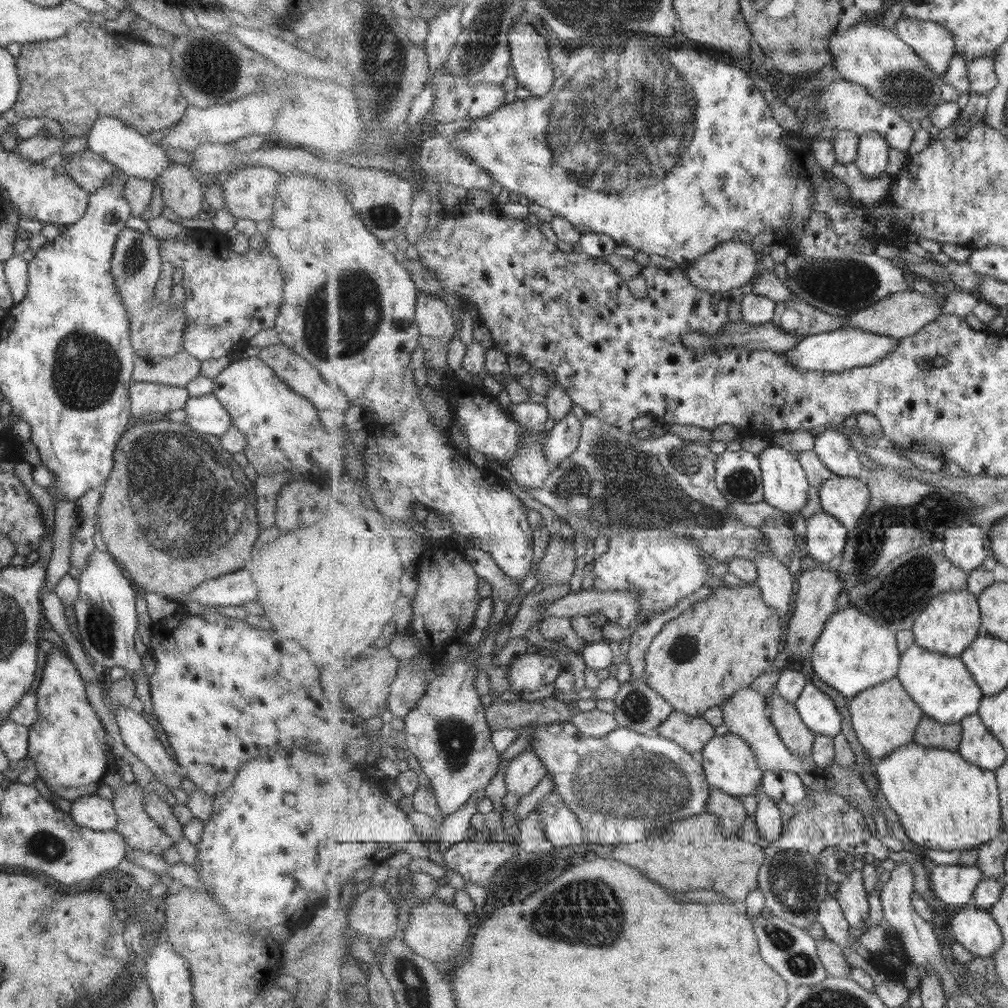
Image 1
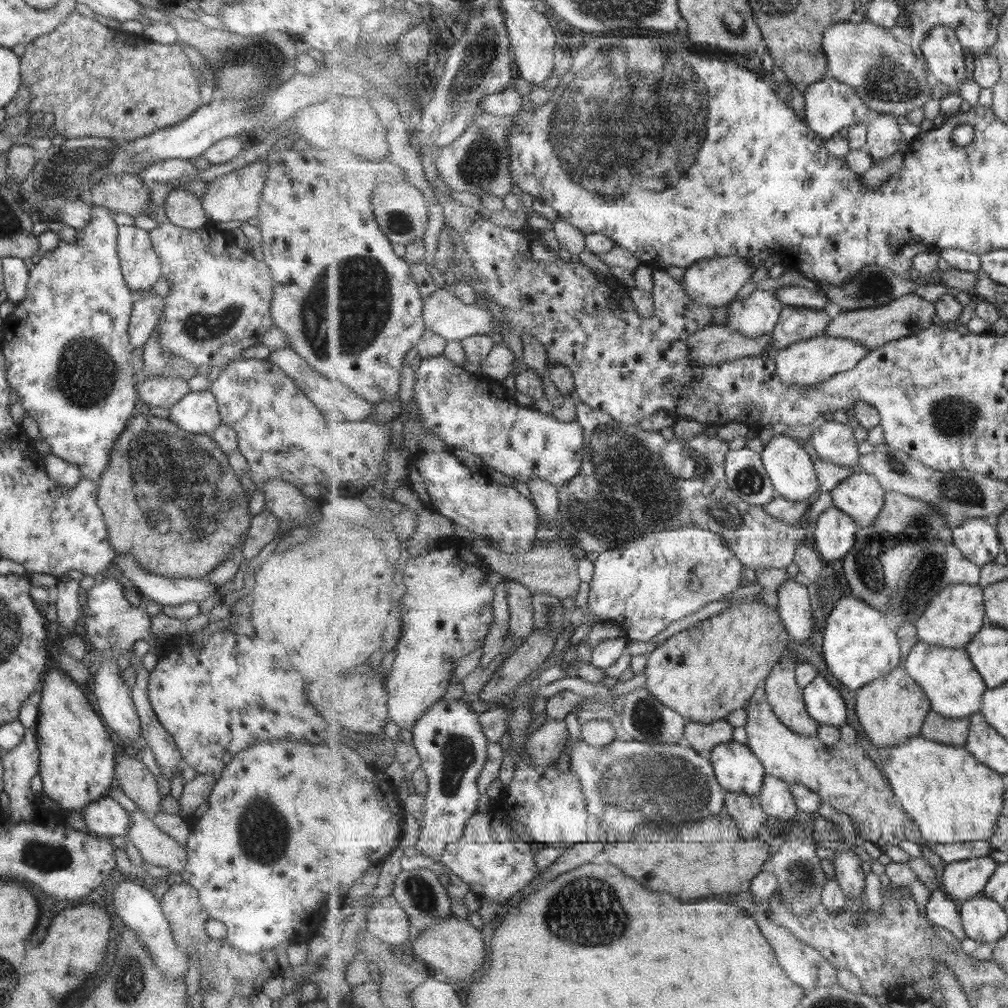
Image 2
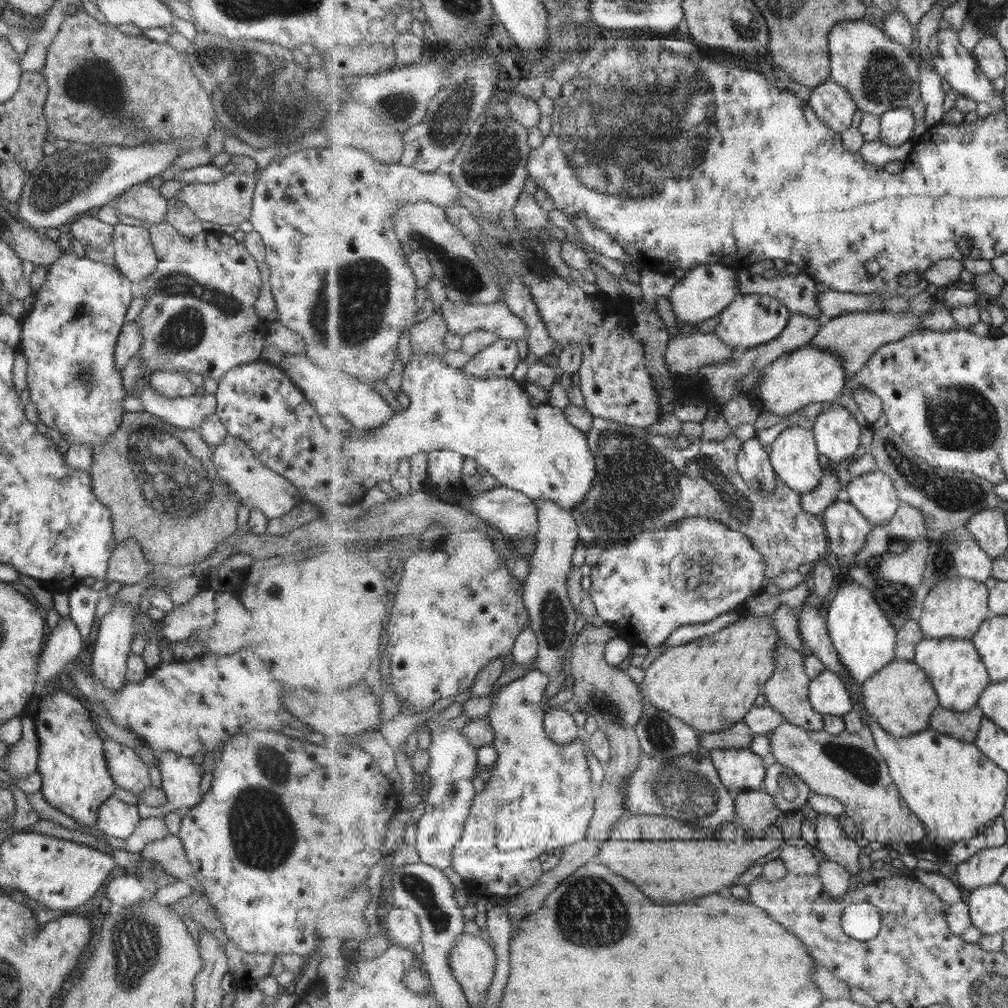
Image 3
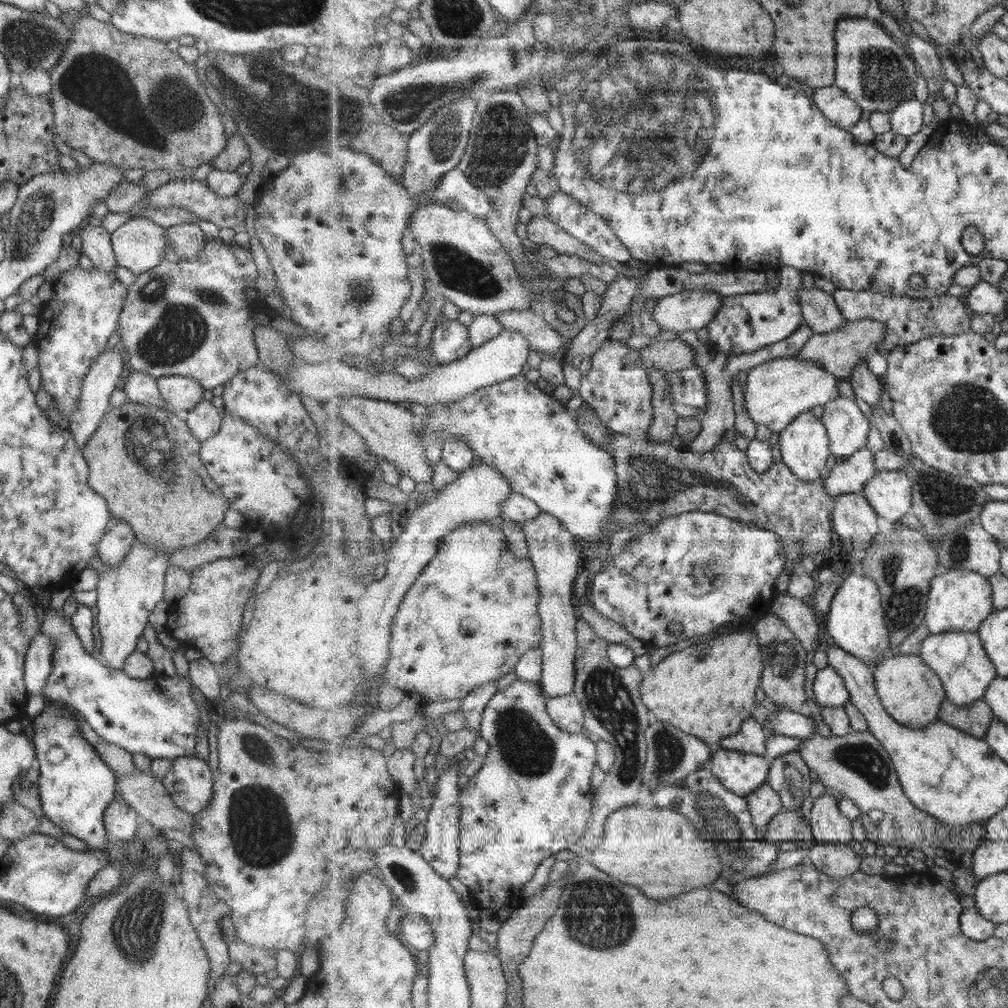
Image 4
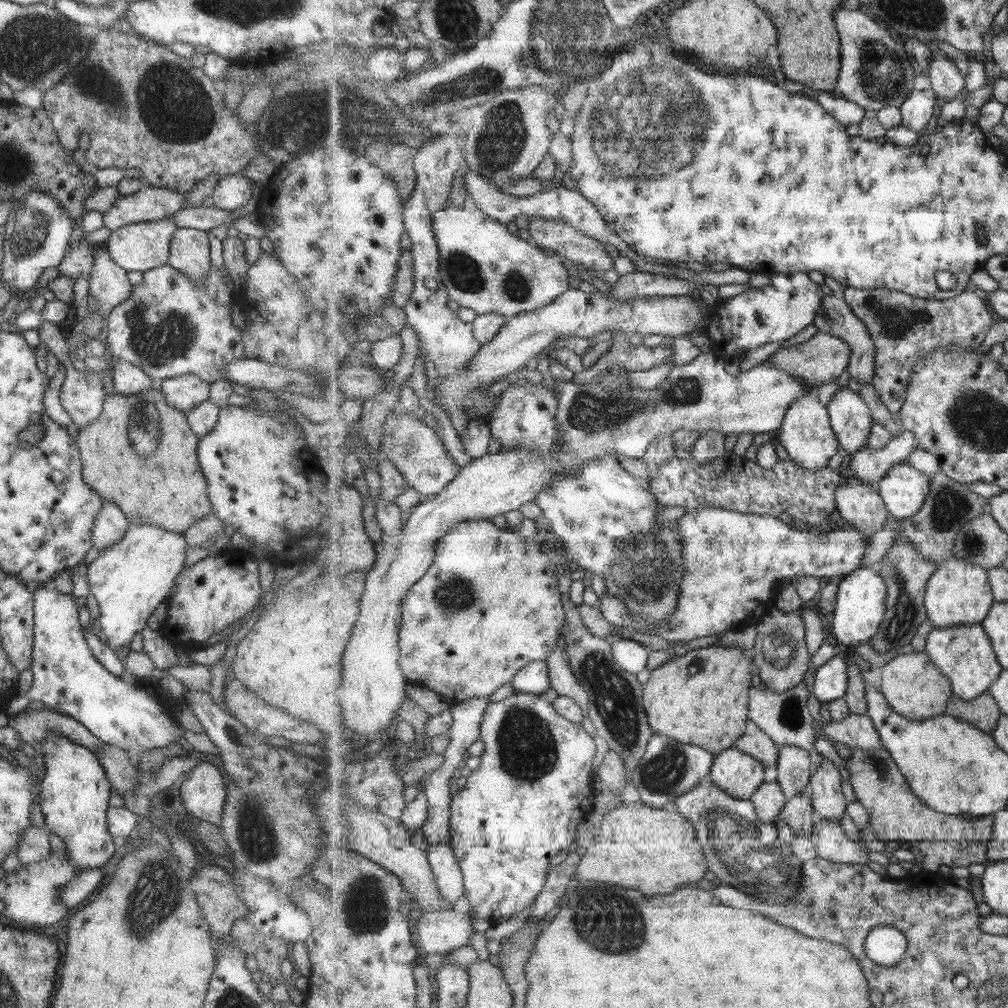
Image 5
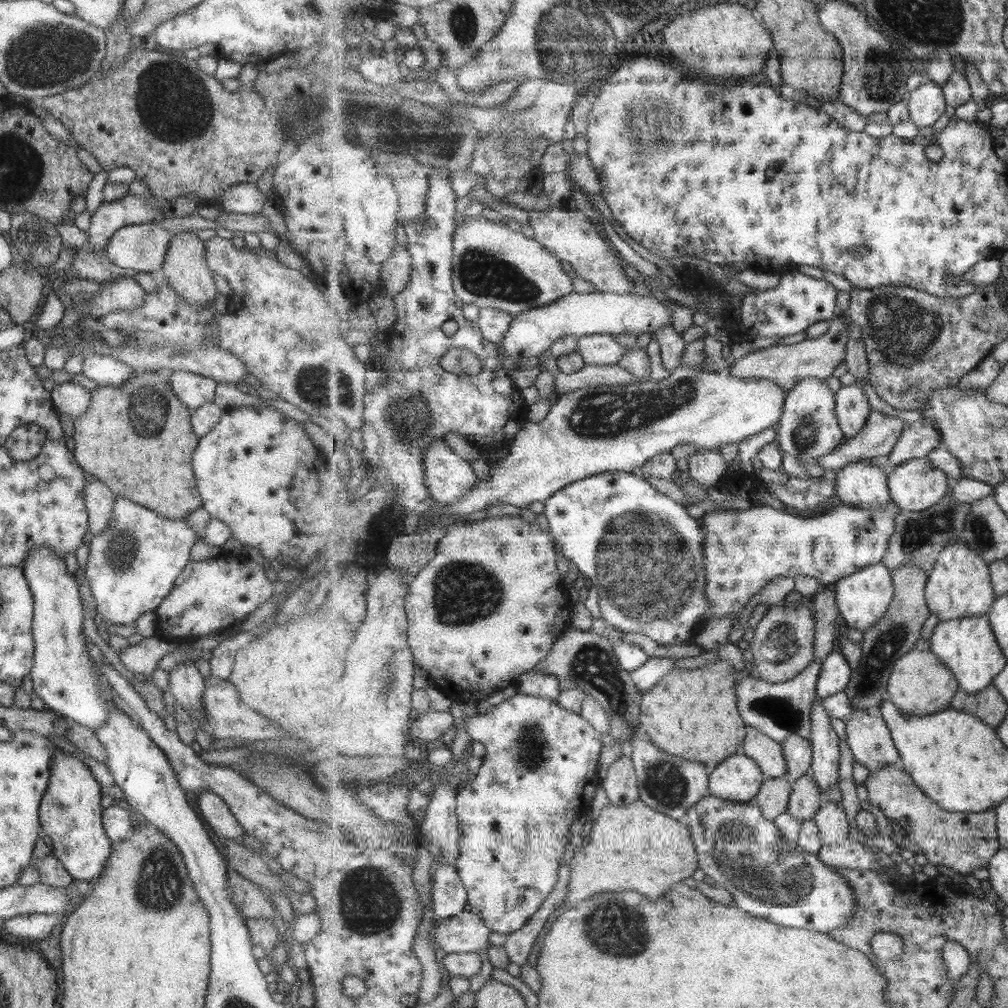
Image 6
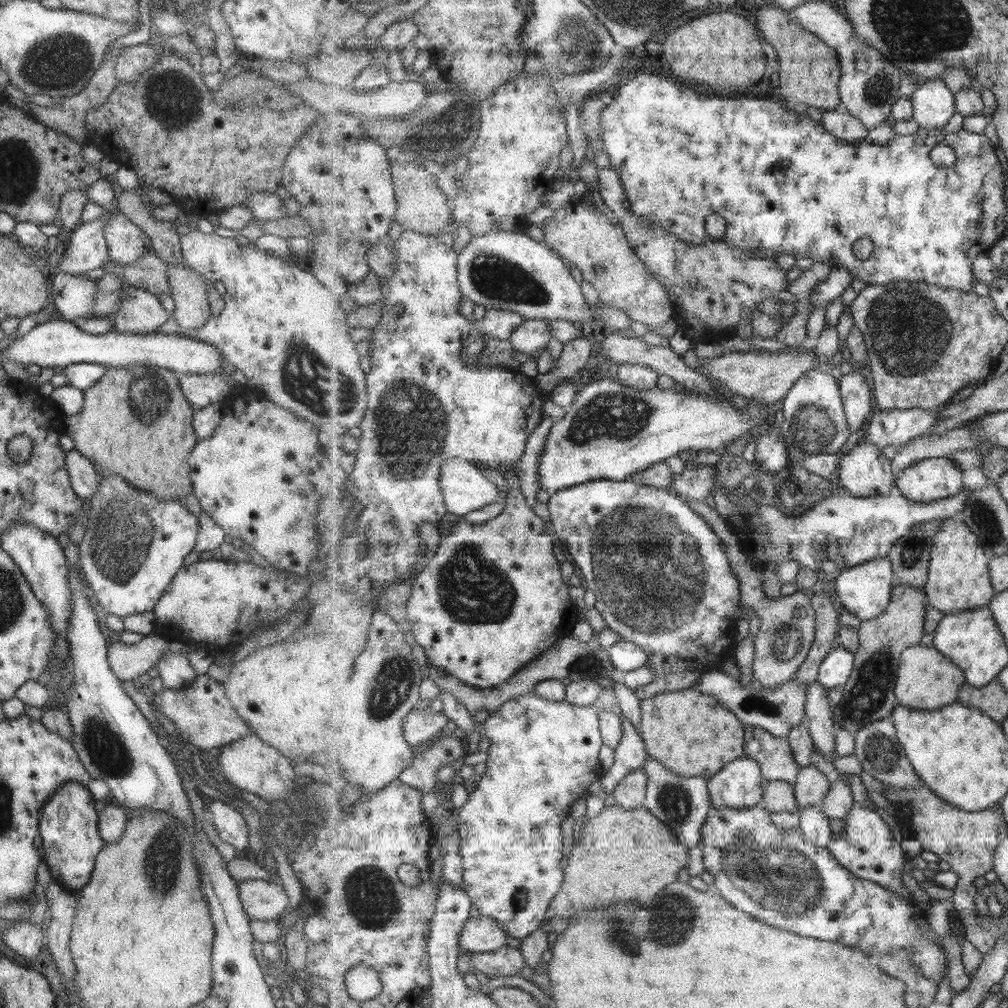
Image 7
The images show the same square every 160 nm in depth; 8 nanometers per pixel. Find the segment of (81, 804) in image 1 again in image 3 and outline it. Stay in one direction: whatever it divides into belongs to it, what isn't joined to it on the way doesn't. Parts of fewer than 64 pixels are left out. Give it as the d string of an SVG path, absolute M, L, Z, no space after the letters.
M111 796L98 806L94 826L107 837L124 840L135 830L139 819L136 805L125 804Z

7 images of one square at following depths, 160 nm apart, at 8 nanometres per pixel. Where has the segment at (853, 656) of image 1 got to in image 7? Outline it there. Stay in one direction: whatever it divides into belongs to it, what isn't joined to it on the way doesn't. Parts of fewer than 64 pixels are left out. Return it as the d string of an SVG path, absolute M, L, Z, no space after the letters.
M877 557L853 568L844 569L832 582L844 608L865 621L882 616L890 606L892 590L896 585L895 577L893 563L887 557Z

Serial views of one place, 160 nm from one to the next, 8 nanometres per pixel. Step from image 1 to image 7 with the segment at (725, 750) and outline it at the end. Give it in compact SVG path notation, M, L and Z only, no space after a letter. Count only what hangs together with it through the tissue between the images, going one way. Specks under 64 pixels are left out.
M751 757L729 762L710 781L713 806L746 809L762 804L765 778L762 766Z

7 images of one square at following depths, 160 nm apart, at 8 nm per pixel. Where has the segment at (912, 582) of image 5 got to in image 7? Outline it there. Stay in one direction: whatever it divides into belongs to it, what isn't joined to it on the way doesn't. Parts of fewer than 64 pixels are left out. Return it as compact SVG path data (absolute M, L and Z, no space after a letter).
M896 583L890 606L882 616L862 621L858 628L860 647L849 682L844 686L842 701L834 710L836 726L844 726L853 735L873 721L890 719L899 704L895 687L898 668L906 648L919 646L926 633L927 598L924 589Z

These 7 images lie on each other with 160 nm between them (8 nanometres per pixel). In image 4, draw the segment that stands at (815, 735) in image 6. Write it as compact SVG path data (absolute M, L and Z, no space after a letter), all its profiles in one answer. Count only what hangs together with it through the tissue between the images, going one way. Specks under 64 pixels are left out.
M831 794L816 798L810 810L810 825L814 834L814 842L825 844L851 844L851 819L843 814L839 801Z

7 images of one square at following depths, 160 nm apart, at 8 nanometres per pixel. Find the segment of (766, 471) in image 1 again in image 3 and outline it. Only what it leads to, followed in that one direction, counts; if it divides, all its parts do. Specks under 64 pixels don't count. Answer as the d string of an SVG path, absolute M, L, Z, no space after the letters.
M795 425L787 427L782 430L771 447L770 456L773 469L788 488L791 487L793 491L803 494L819 487L826 468L821 467L821 462L819 462L820 452L813 429L807 430Z

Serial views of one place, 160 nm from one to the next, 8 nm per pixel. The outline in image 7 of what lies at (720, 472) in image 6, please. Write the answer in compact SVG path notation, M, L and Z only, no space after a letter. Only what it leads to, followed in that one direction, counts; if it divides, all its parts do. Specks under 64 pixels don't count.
M689 465L679 475L673 476L671 489L673 493L683 499L710 502L717 488L714 467Z

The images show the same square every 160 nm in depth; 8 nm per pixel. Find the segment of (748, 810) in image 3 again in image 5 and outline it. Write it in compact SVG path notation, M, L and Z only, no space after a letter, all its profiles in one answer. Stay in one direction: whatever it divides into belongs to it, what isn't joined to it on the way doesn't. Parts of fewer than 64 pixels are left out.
M777 780L764 782L750 798L754 802L759 818L765 822L773 823L781 814L785 803L788 801L781 785Z

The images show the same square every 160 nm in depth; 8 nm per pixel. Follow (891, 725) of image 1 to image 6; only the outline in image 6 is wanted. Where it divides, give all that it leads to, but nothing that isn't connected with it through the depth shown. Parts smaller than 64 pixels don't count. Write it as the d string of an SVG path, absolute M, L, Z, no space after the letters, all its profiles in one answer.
M911 649L895 665L888 682L888 691L893 701L908 715L925 716L951 708L953 697L960 689L952 670L930 650Z

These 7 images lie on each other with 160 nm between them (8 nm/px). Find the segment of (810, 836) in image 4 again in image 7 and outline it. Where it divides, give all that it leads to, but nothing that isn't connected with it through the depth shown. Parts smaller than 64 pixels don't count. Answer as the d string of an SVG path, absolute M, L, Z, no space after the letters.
M813 765L802 767L794 784L799 810L803 811L813 805L822 806L830 787L831 783L827 780L827 776L819 768Z

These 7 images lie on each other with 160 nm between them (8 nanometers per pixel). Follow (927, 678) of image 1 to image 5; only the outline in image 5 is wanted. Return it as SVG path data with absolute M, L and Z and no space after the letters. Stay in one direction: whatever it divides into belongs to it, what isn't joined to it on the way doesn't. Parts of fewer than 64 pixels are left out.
M982 623L934 628L929 633L926 651L942 673L950 678L954 694L965 700L987 693L1004 669L999 664L990 635L986 633Z

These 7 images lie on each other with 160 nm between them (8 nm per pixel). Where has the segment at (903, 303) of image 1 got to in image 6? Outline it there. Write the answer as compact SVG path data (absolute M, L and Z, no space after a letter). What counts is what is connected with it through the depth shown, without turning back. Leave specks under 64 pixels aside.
M835 315L826 325L827 332L819 338L805 338L791 345L773 345L743 355L732 364L730 373L739 378L773 379L780 387L783 387L786 394L793 390L803 378L817 377L825 380L837 370L837 366L843 360L846 360L850 342L848 324L842 316Z

